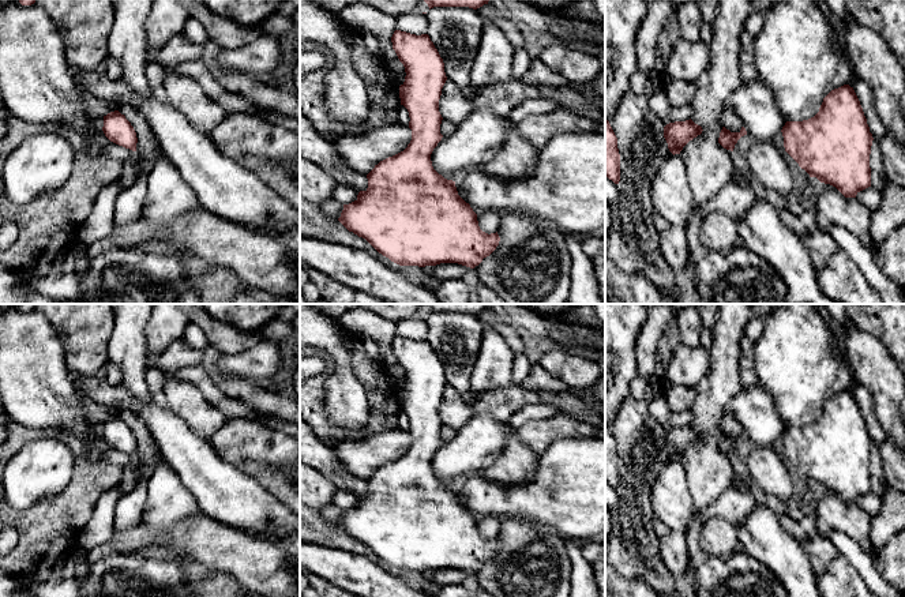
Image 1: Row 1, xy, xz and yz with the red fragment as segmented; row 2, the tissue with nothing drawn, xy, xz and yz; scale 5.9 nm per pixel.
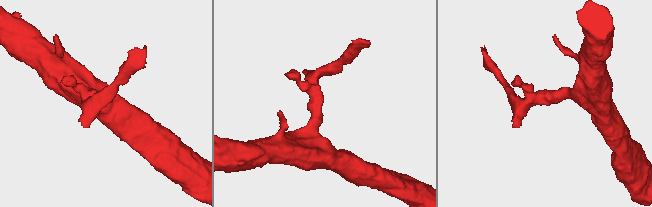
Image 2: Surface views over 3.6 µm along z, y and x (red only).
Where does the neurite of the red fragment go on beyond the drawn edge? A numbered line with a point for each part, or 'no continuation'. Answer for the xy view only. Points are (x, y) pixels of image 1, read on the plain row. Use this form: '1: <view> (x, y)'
no continuation

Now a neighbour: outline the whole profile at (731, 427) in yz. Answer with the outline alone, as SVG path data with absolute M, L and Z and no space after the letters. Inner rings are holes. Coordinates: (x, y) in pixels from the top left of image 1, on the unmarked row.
M729 408L724 412L722 429L731 438L740 438L740 435L743 432L741 427L739 425L736 418L733 417L733 414L732 414Z

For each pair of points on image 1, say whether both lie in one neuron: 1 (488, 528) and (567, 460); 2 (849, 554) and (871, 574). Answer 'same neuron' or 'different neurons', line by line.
1: different neurons
2: same neuron

